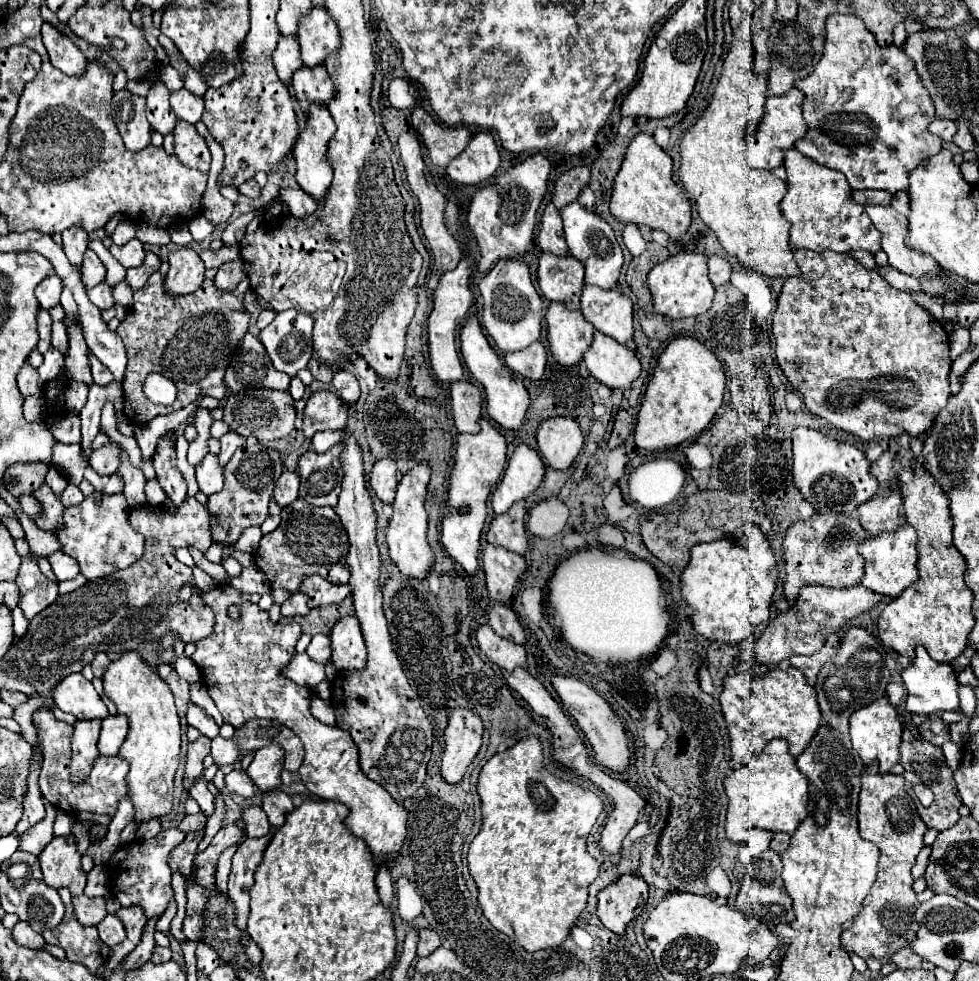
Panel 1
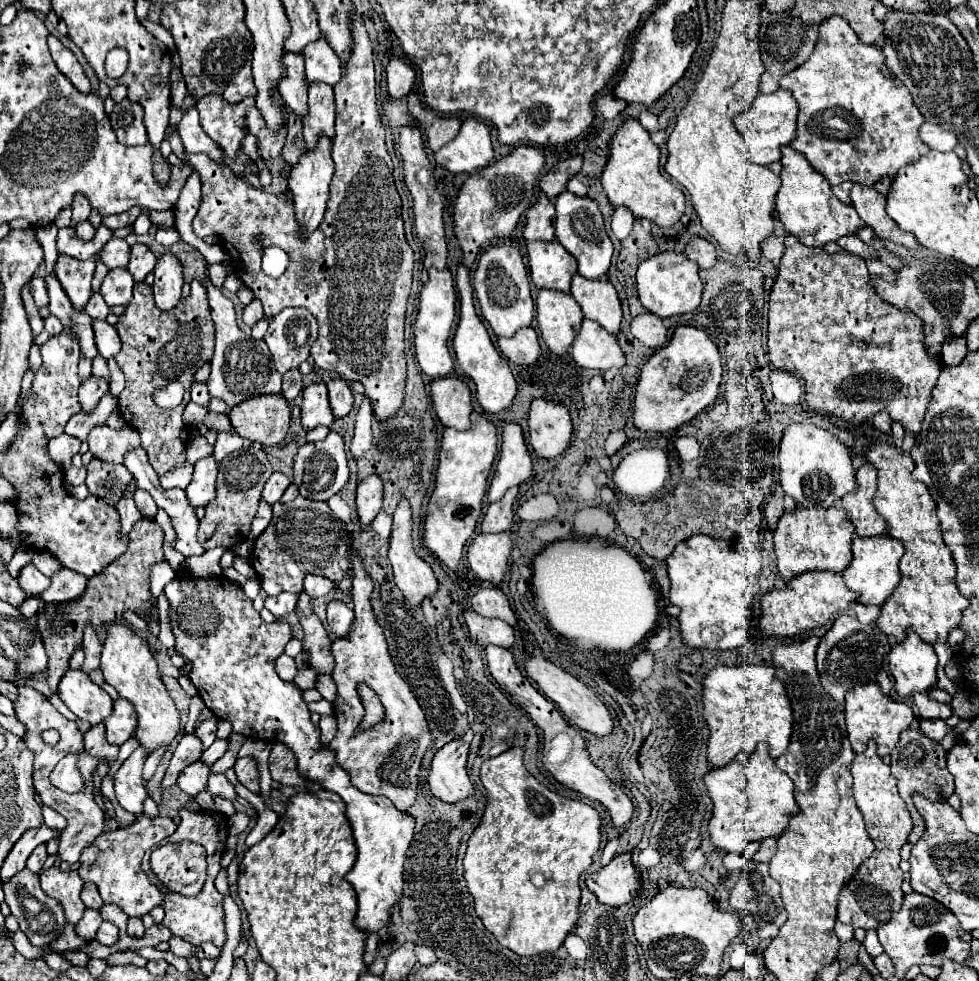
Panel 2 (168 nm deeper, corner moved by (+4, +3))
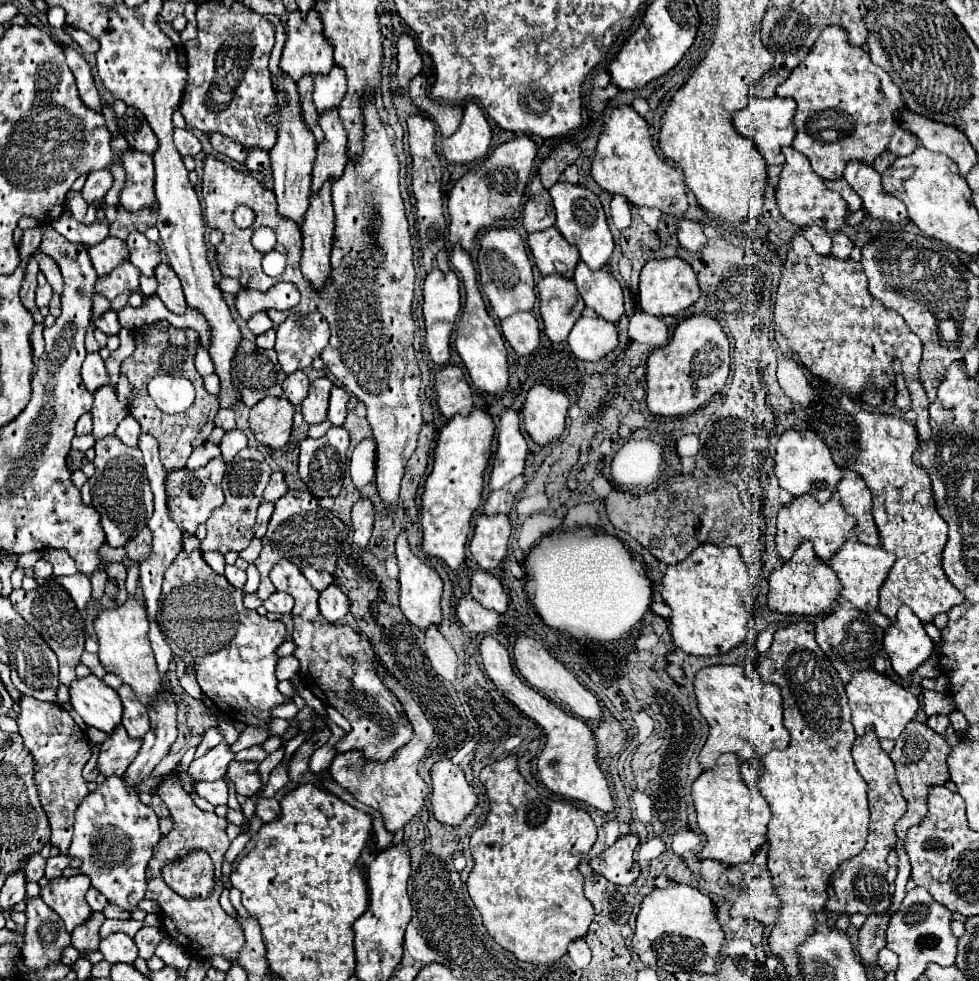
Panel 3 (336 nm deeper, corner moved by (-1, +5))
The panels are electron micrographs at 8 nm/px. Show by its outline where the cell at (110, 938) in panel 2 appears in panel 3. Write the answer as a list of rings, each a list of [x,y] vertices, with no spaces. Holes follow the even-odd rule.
[[[111,934],[105,940],[101,940],[101,948],[99,948],[105,956],[107,962],[125,962],[125,964],[133,964],[137,958],[137,946],[133,942],[133,938],[129,938],[127,934]]]

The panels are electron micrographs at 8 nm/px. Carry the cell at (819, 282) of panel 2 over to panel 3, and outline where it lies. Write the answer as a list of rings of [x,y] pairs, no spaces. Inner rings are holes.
[[[797,236],[787,254],[775,308],[775,340],[779,350],[785,356],[795,356],[811,374],[837,384],[849,396],[857,396],[867,384],[881,390],[895,384],[893,358],[901,358],[905,384],[913,400],[911,408],[921,410],[921,406],[929,406],[919,380],[922,342],[897,312],[885,310],[871,298],[859,262],[821,256],[803,236]]]

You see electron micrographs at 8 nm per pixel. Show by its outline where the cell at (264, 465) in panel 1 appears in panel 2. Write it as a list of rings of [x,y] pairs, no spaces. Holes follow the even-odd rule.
[[[246,442],[242,448],[228,454],[218,466],[220,466],[218,484],[216,484],[218,494],[206,506],[206,514],[198,526],[198,542],[206,550],[216,548],[216,546],[228,548],[232,544],[240,544],[246,540],[246,536],[250,532],[250,524],[258,510],[258,502],[262,498],[260,496],[262,488],[264,488],[266,480],[270,478],[270,474],[274,472],[262,446],[254,444],[254,442]]]

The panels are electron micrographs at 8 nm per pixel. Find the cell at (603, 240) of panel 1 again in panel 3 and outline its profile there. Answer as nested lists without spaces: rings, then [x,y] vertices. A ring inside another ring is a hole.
[[[557,182],[549,188],[551,200],[553,200],[553,208],[555,208],[555,216],[557,216],[557,230],[563,234],[563,238],[567,242],[571,242],[573,246],[579,248],[581,252],[581,260],[597,270],[603,268],[613,252],[613,236],[611,230],[605,222],[605,214],[603,214],[603,206],[599,202],[599,198],[585,186],[579,184],[569,184],[569,182]]]

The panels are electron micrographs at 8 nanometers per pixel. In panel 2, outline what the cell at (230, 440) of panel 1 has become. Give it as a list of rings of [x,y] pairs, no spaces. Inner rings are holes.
[[[222,432],[222,434],[218,434],[218,440],[214,444],[214,458],[220,462],[226,454],[230,454],[242,446],[244,446],[244,438],[240,438],[236,432],[226,432],[226,434]]]

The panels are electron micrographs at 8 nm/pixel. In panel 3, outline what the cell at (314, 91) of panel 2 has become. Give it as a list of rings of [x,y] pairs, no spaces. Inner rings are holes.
[[[337,110],[321,114],[319,126],[325,132],[325,142],[317,146],[311,192],[319,192],[327,180],[337,182],[347,164],[347,130],[341,126]]]

